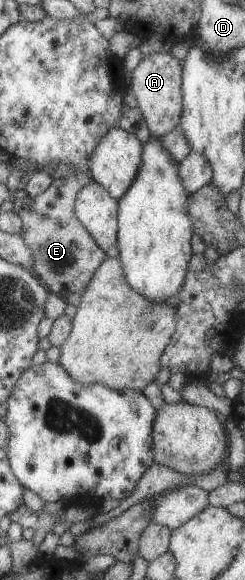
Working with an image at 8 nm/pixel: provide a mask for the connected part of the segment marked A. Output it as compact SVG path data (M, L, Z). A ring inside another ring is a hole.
M168 50L143 56L131 72L128 87L132 89L143 120L152 136L162 137L179 124L181 102L181 63Z

